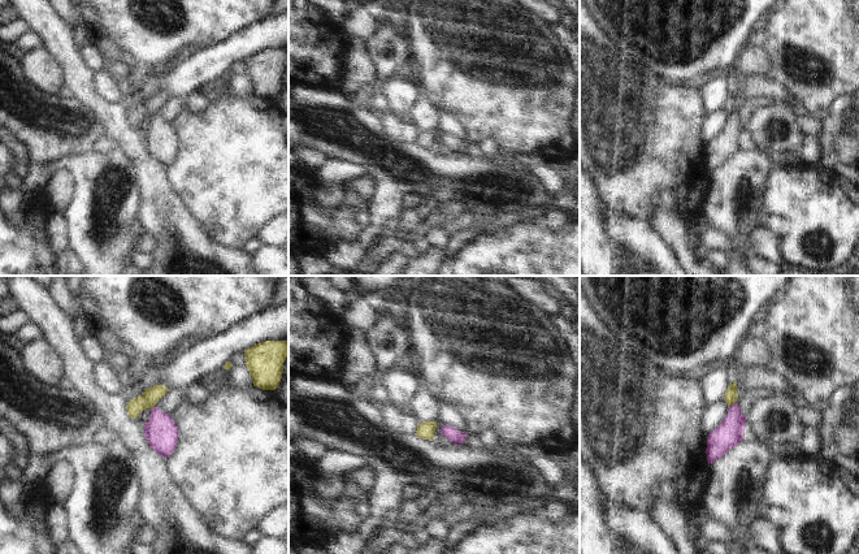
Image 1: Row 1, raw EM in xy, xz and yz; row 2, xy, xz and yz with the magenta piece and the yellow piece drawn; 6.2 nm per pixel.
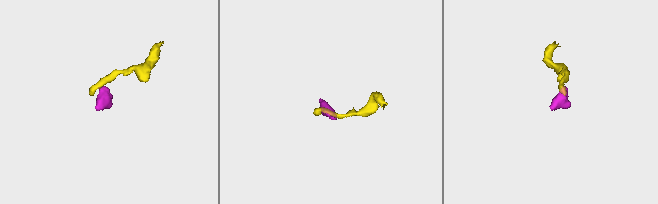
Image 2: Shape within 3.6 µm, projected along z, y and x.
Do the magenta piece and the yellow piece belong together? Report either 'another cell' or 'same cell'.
another cell

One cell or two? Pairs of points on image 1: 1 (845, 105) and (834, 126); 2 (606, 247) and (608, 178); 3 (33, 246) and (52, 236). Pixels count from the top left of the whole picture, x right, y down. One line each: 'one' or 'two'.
1: one
2: two
3: two

